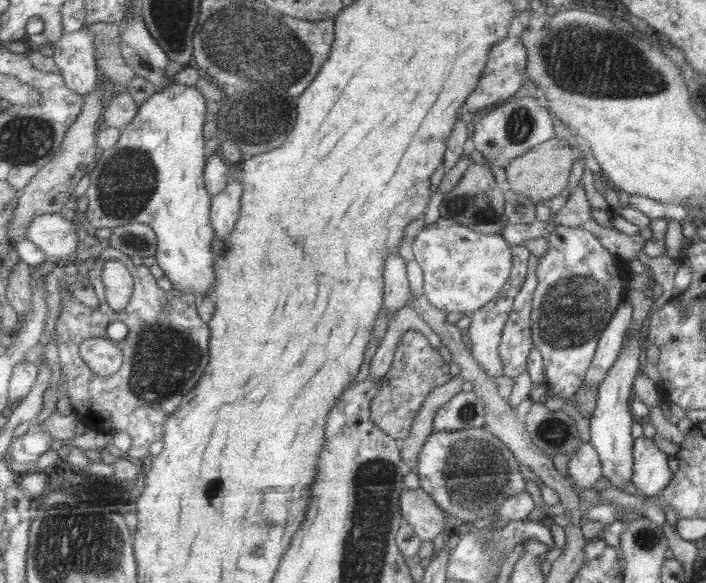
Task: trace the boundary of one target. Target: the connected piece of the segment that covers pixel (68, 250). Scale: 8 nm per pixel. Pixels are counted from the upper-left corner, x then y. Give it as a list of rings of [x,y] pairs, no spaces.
[[[62,213],[46,214],[32,222],[27,238],[38,244],[50,261],[74,259],[80,248],[78,227],[73,220],[64,218]]]

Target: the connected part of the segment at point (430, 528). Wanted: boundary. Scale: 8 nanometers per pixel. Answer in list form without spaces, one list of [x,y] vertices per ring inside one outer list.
[[[406,489],[402,495],[403,513],[406,523],[416,530],[416,534],[423,542],[433,541],[442,533],[448,534],[454,524],[450,524],[448,514],[444,512],[443,507],[436,502],[436,499],[426,489]]]

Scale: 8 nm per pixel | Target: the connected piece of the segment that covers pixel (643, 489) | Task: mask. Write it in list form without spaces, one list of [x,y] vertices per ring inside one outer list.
[[[653,438],[634,439],[631,480],[639,494],[653,498],[668,486],[673,477],[668,466],[670,458],[658,448]]]

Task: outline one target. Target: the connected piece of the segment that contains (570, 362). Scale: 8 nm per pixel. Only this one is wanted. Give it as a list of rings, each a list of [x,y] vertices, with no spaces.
[[[558,225],[554,228],[549,235],[546,236],[549,242],[549,249],[547,253],[539,260],[536,276],[538,279],[538,284],[536,290],[533,294],[532,301],[532,312],[531,312],[531,339],[533,340],[533,346],[535,346],[543,356],[543,365],[545,370],[546,383],[548,388],[554,391],[557,397],[562,397],[563,399],[570,399],[575,395],[575,392],[583,386],[585,379],[585,374],[588,368],[590,368],[591,362],[593,361],[597,342],[600,340],[603,330],[608,326],[614,311],[616,310],[617,304],[622,300],[623,294],[628,288],[628,280],[630,273],[626,270],[624,265],[622,265],[622,259],[617,255],[612,254],[599,240],[592,234],[589,230],[585,228],[578,228],[572,226],[562,226]]]

